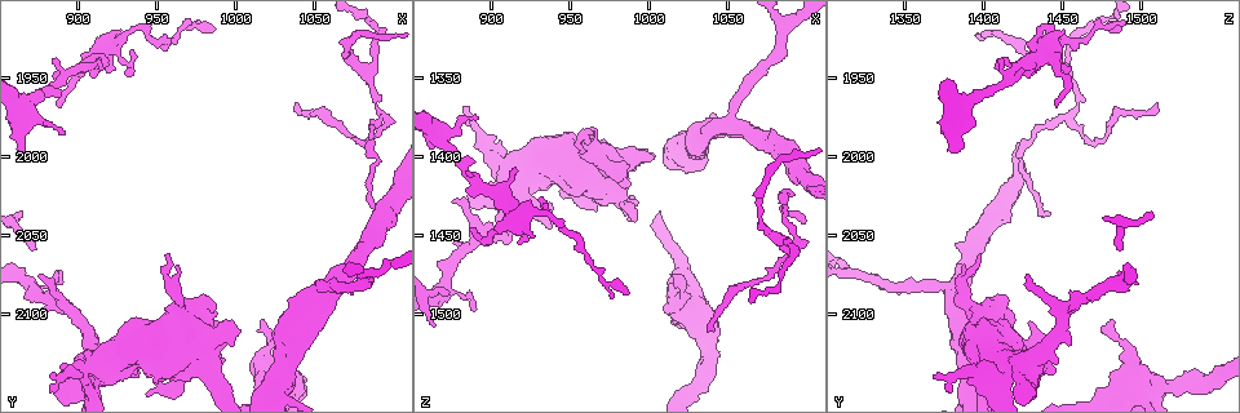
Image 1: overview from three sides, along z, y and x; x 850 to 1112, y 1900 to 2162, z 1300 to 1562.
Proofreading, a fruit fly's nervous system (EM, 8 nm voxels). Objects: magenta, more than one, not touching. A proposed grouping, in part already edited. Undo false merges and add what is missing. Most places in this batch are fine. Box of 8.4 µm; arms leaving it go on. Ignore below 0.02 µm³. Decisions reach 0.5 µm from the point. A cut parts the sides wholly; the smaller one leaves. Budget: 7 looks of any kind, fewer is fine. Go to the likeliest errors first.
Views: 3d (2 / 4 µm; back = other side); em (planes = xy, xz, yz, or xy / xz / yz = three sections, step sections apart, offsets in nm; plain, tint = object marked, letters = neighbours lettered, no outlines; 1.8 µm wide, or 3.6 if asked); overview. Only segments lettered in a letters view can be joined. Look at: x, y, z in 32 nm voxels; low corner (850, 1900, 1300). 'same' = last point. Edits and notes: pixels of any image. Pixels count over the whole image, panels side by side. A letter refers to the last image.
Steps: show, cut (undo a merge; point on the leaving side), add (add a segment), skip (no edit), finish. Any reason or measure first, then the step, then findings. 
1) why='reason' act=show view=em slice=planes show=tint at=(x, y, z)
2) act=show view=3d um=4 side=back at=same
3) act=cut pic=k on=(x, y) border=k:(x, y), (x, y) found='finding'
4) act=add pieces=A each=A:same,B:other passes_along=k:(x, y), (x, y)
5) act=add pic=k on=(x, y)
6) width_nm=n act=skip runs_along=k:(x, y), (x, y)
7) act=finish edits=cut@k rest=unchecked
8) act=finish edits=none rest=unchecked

why='thin end' act=show view=em um=3.6 slice=planes show=tint at=(1016, 2112, 1476)

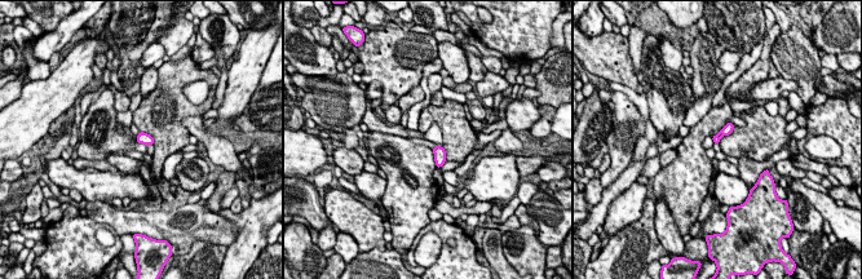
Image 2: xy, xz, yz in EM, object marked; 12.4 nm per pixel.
act=show view=em um=3.6 slice=planes show=letters at=same

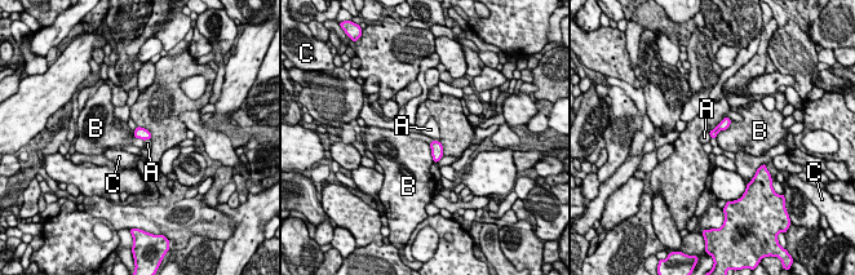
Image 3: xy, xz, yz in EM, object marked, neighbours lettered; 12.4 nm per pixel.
longest_contact=B:320nm act=skip each=A:other,B:other,C:other border=3:(732, 120), (714, 137) found='none of them fits'

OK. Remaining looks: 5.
why='calibre changes' act=show view=em slice=planes show=letters at=(912, 2130, 1424)

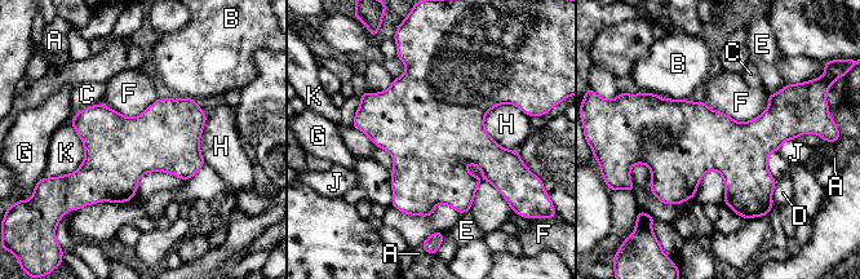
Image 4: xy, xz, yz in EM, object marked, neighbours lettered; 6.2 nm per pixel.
width_nm=420 act=skip each=A:other,B:other,C:other,D:other,E:other,F:other,G:other,H:other,J:other,K:other border=4:(703, 100), (739, 122), (770, 103) found='one cell here'

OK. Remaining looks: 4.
why='free end' act=show view=em slice=planes show=letters at=(988, 1916, 1486)

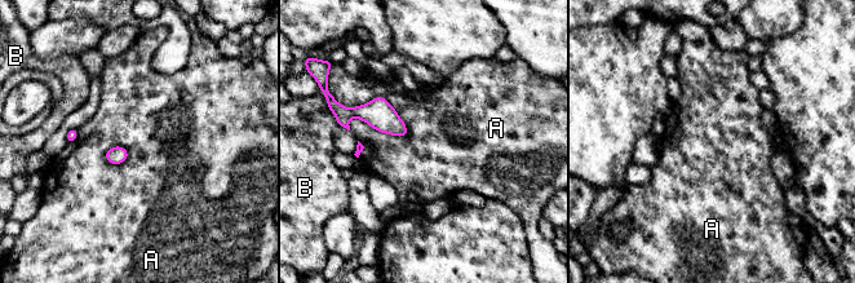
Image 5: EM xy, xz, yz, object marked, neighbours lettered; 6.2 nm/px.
act=skip each=A:other,B:other border=5:(342, 105), (382, 97), (408, 132) found='no lettered segment goes on from it'

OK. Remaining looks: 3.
act=finish edits=none rest=unchecked

